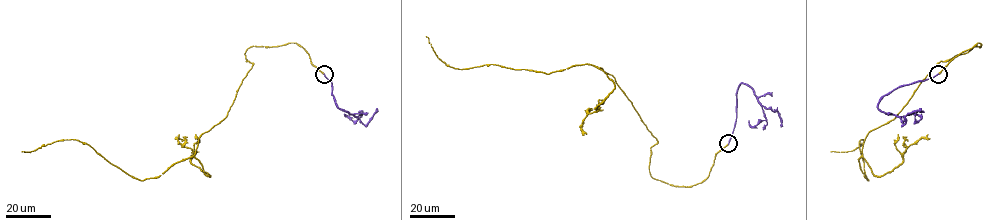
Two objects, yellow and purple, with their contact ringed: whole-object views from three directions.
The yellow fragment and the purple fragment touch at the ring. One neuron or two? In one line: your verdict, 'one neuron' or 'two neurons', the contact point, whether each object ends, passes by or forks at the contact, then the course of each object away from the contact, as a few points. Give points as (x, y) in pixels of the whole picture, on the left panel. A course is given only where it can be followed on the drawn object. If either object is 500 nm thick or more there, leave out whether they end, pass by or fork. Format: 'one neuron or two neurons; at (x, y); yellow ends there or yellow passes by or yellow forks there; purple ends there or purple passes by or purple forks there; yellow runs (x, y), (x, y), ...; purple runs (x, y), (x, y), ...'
one neuron; at (324, 74); yellow ends there; purple ends there; yellow runs (323, 73), (295, 43), (250, 47), (227, 115), (193, 155), (144, 180), (75, 139), (21, 152); purple runs (324, 73), (332, 83), (332, 95), (339, 107), (361, 116), (353, 121), (344, 114)

